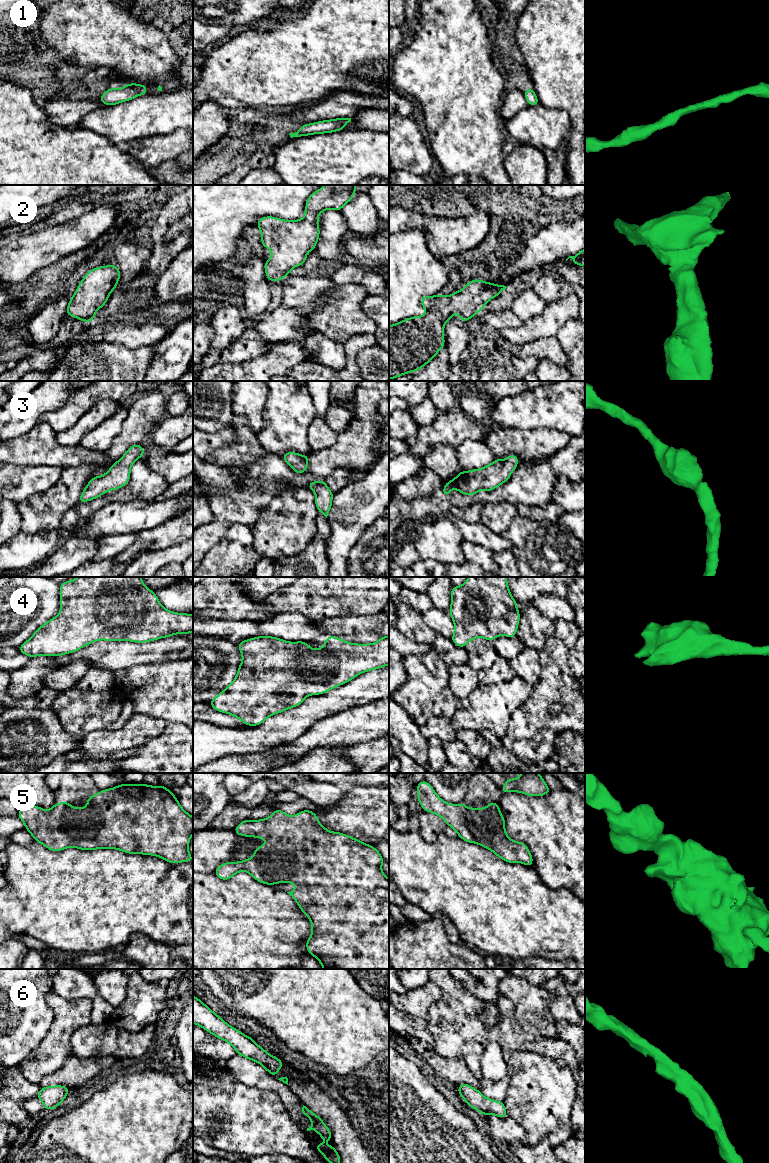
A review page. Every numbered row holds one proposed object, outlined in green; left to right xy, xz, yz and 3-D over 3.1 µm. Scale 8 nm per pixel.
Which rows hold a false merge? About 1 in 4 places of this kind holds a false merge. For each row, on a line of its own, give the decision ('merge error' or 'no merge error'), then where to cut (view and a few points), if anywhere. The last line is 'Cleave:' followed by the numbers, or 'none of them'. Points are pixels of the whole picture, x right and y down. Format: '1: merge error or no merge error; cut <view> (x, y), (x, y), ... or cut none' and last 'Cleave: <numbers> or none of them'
1: no merge error; cut none
2: no merge error; cut none
3: no merge error; cut none
4: no merge error; cut none
5: no merge error; cut none
6: no merge error; cut none
Cleave: none of them

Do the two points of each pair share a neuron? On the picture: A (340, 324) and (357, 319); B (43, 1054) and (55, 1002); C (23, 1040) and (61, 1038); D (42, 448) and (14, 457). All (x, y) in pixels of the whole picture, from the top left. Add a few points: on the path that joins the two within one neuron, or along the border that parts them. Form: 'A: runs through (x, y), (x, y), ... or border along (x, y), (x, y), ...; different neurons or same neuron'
A: runs through (344, 320), (353, 319); same neuron
B: runs through (56, 1041), (60, 1034), (60, 1015); same neuron
C: border along (54, 1018), (47, 1034), (27, 1056); different neurons
D: runs through (35, 448), (21, 451); same neuron

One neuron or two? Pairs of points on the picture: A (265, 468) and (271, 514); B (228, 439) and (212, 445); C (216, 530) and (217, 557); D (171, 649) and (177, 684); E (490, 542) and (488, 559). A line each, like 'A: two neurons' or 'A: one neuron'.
A: two neurons
B: one neuron
C: two neurons
D: two neurons
E: two neurons

